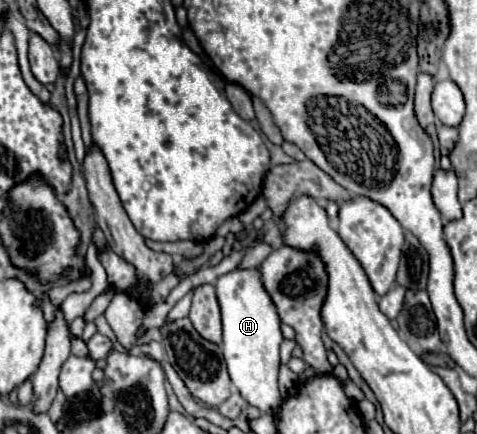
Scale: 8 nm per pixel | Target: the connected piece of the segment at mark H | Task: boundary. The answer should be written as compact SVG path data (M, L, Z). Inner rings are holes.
M234 269L222 277L218 277L216 297L222 313L222 331L224 331L224 359L230 373L232 383L240 391L240 395L262 413L274 415L280 407L282 397L278 391L278 367L280 357L278 349L284 341L280 331L280 317L276 305L262 285L262 277L258 269Z

